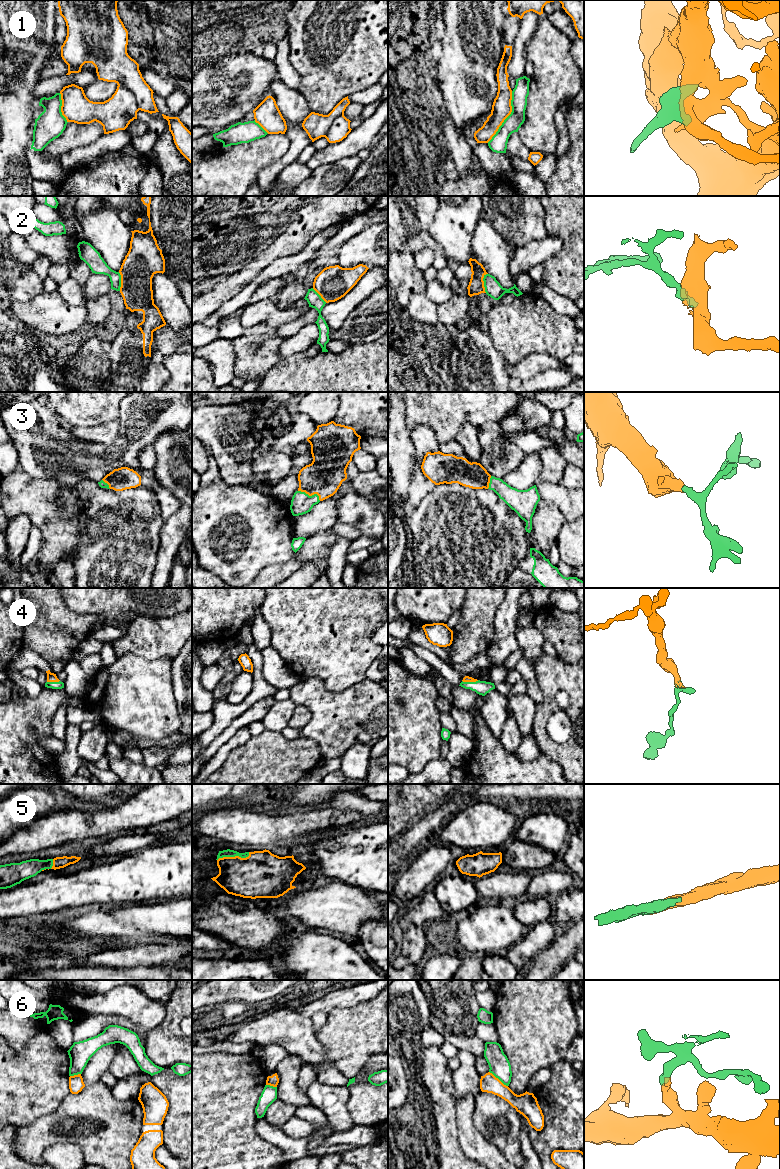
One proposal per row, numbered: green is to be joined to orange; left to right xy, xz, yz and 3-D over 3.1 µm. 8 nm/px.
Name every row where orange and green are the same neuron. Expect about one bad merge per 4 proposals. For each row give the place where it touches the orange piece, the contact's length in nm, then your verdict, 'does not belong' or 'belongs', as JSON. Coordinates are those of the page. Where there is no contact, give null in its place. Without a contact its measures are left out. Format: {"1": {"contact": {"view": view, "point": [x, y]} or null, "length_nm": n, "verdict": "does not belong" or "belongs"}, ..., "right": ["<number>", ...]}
{"1": {"contact": {"view": "yz", "point": [507, 116]}, "length_nm": 460, "verdict": "belongs"}, "2": {"contact": {"view": "yz", "point": [483, 283]}, "length_nm": 160, "verdict": "does not belong"}, "3": {"contact": {"view": "xz", "point": [310, 495]}, "length_nm": 200, "verdict": "belongs"}, "4": {"contact": {"view": "yz", "point": [470, 681]}, "length_nm": 140, "verdict": "belongs"}, "5": {"contact": {"view": "xz", "point": [235, 856]}, "length_nm": 280, "verdict": "belongs"}, "6": {"contact": {"view": "yz", "point": [497, 1078]}, "length_nm": 200, "verdict": "does not belong"}, "right": ["1", "3", "4", "5"]}

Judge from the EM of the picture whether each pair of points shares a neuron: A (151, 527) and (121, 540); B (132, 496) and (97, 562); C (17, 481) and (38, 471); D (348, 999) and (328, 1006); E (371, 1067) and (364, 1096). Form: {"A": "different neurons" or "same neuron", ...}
{"A": "same neuron", "B": "same neuron", "C": "different neurons", "D": "same neuron", "E": "same neuron"}

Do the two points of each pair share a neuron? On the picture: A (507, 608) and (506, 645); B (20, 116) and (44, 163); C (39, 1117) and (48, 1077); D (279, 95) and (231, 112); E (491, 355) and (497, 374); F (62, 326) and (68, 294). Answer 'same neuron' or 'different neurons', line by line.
A: same neuron
B: same neuron
C: same neuron
D: different neurons
E: same neuron
F: different neurons

